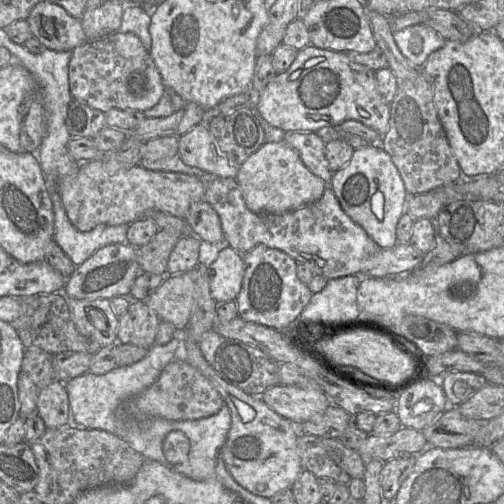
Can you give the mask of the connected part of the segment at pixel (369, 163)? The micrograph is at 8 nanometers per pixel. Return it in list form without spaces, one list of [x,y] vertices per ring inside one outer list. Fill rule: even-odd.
[[[367,145],[356,149],[351,160],[333,173],[330,187],[344,212],[360,225],[381,249],[393,248],[398,243],[396,229],[399,219],[406,211],[408,192],[391,156],[380,145]],[[377,191],[384,196],[382,220],[379,220],[371,209],[372,197]]]

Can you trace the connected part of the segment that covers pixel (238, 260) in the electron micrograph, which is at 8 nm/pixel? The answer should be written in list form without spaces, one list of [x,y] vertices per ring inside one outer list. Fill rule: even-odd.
[[[230,245],[221,250],[216,260],[208,267],[210,291],[215,301],[235,301],[241,291],[244,275],[243,254]]]

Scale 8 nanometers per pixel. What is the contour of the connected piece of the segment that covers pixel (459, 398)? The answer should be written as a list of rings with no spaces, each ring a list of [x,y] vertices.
[[[451,372],[444,377],[442,389],[447,399],[459,406],[486,384],[487,380],[481,374]]]

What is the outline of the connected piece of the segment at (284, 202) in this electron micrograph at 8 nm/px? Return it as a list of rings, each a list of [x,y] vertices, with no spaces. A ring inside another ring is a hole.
[[[266,141],[238,167],[235,177],[248,209],[256,214],[282,214],[319,200],[327,183],[313,174],[285,141]]]

